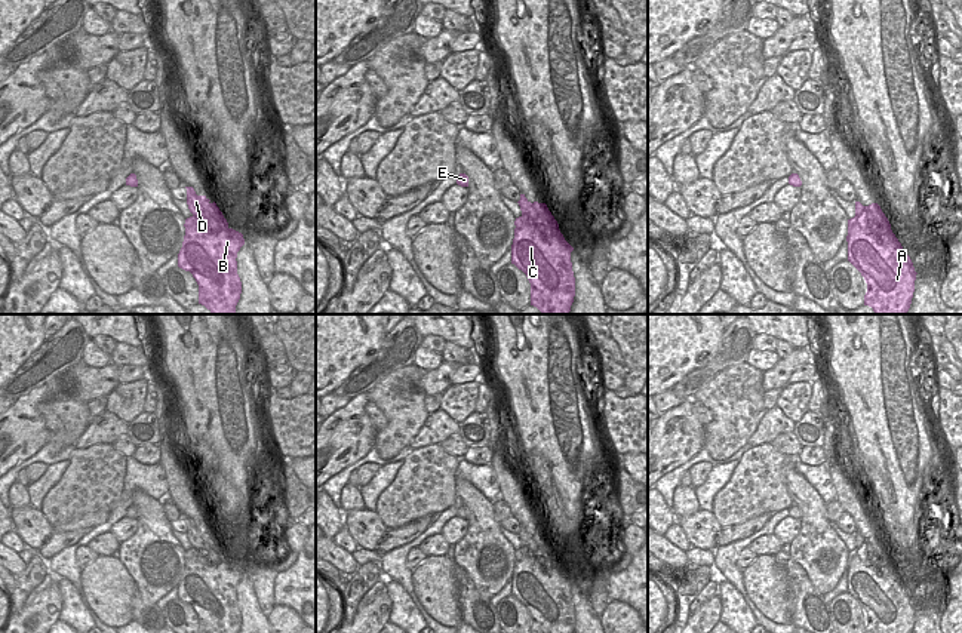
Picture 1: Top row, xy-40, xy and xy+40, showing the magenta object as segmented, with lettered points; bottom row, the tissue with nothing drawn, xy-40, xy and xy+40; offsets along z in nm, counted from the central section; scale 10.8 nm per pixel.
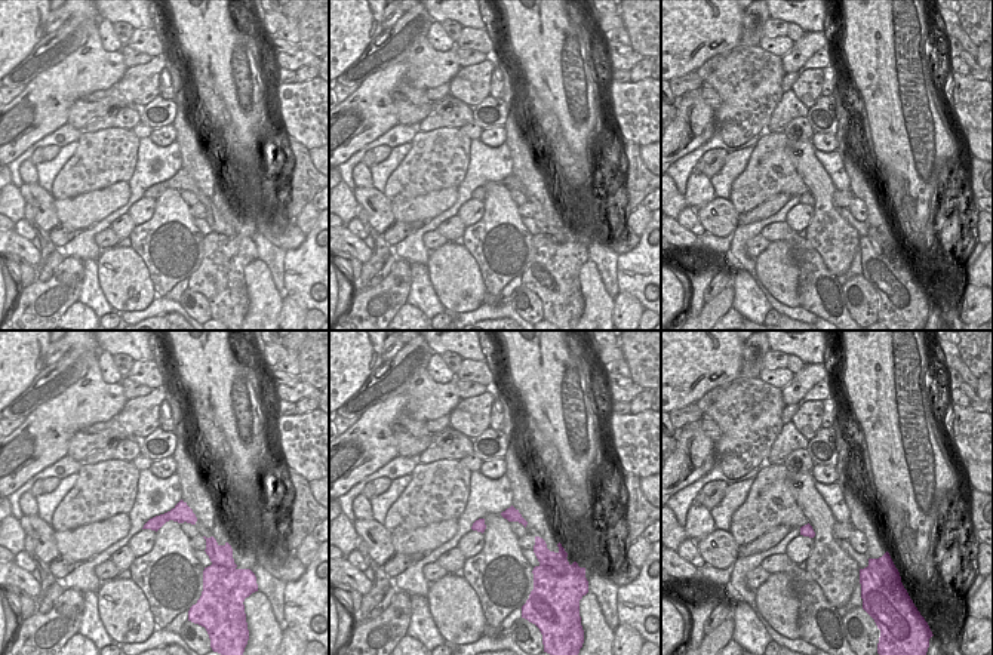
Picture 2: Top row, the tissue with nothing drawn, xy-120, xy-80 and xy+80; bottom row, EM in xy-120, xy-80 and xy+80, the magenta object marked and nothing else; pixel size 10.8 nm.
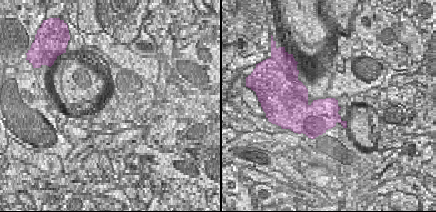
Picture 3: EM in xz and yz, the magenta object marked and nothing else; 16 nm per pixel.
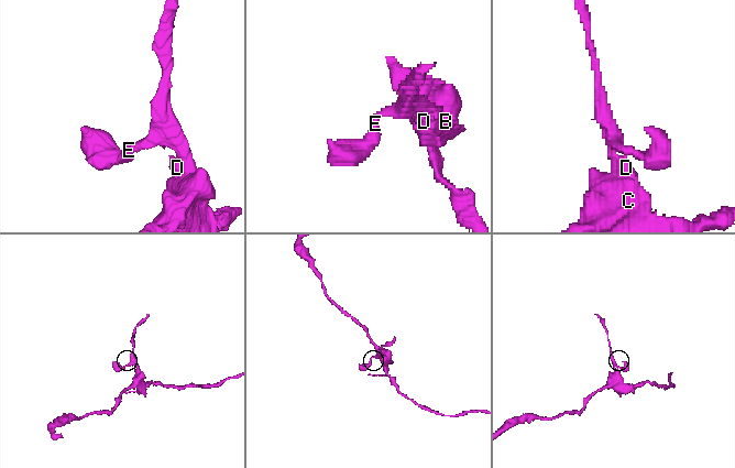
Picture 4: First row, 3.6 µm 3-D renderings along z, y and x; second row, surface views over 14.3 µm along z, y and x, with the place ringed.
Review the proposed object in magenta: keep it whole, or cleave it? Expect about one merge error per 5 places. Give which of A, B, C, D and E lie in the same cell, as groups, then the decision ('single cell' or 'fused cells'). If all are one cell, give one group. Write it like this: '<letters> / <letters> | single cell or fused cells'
A B C / D E | fused cells

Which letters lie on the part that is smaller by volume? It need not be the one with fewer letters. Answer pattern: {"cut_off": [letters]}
{"cut_off": ["D", "E"]}

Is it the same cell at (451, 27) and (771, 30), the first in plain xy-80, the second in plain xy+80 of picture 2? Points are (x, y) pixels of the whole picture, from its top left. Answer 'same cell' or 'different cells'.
same cell

